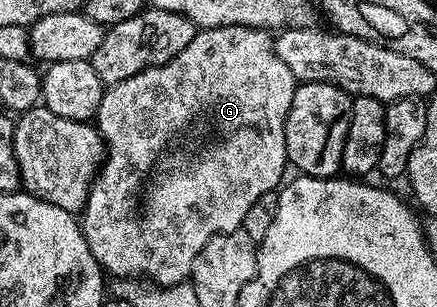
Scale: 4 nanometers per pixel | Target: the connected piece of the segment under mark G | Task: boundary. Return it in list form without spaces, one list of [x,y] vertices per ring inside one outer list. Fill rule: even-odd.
[[[223,25],[198,31],[195,39],[191,39],[191,43],[187,43],[187,47],[183,47],[183,51],[179,51],[179,55],[175,55],[175,59],[165,65],[144,69],[139,71],[139,75],[131,75],[131,79],[123,79],[108,86],[95,118],[95,128],[105,141],[105,160],[97,170],[97,178],[93,180],[93,186],[85,199],[85,208],[79,214],[81,230],[91,247],[91,255],[95,255],[102,270],[113,279],[144,279],[160,286],[188,282],[199,251],[207,247],[210,239],[220,233],[230,233],[241,228],[251,203],[255,203],[259,195],[274,192],[282,184],[281,176],[289,165],[285,142],[287,111],[291,111],[291,99],[298,84],[291,67],[287,67],[287,63],[279,59],[275,37],[270,30],[252,29],[243,25]]]

